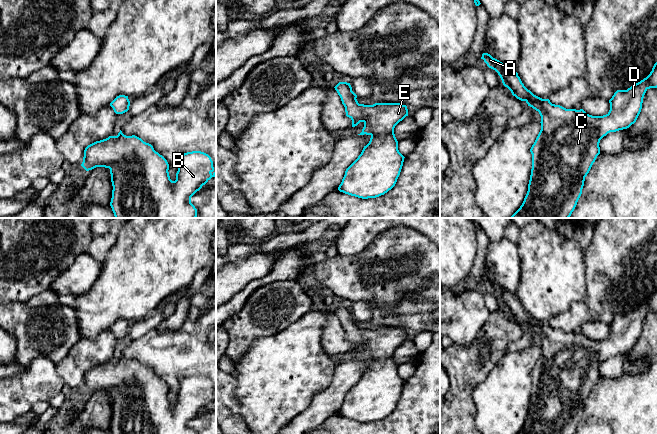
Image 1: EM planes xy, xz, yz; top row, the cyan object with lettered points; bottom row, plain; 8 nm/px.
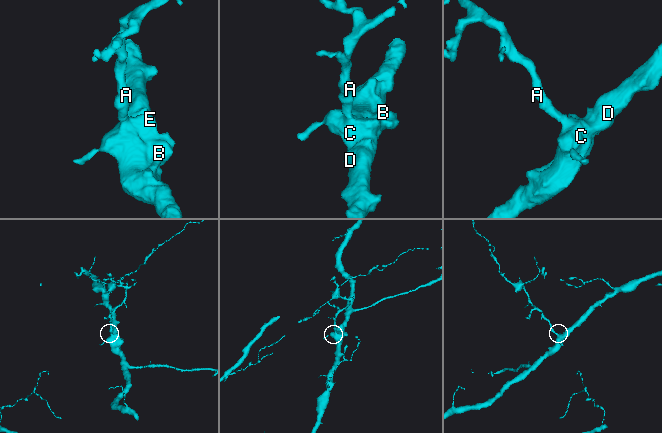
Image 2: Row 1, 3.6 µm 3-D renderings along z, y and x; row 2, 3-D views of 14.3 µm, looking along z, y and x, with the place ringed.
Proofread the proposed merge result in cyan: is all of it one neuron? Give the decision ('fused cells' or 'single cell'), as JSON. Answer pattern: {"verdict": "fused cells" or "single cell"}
{"verdict": "single cell"}

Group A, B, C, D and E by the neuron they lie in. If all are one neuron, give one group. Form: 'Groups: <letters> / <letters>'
Groups: A B C D E

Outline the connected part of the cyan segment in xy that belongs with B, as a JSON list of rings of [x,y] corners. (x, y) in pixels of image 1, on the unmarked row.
[[[121,354],[117,360],[88,369],[81,390],[86,395],[96,391],[110,393],[112,434],[197,434],[191,427],[191,421],[212,401],[216,401],[211,381],[201,375],[192,375],[180,380],[176,404],[172,405],[167,384],[151,368],[135,359],[126,360]]]

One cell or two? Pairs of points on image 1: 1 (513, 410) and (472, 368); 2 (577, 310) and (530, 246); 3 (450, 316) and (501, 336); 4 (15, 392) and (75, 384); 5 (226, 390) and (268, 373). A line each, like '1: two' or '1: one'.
1: two
2: two
3: two
4: two
5: two

